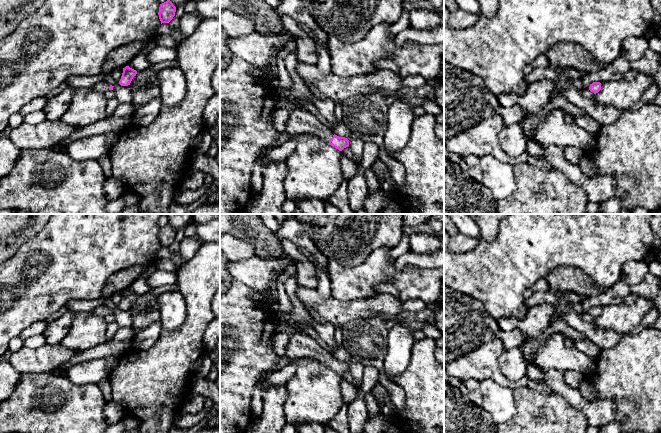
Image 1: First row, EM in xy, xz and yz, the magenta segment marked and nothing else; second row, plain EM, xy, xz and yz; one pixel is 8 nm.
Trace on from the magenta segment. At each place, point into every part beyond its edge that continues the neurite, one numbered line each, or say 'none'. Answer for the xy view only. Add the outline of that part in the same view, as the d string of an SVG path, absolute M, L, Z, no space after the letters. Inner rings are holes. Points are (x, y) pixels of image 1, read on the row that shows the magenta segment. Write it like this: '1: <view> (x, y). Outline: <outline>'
1: xy (102, 86). Outline: M99 81L95 85L93 85L90 89L92 89L94 91L106 93L107 91L109 91L109 87L110 87L110 85L107 82Z

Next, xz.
1: xz (300, 122). Outline: M302 107L291 111L285 132L290 138L301 135L314 135L329 142L334 132L322 124L312 113Z

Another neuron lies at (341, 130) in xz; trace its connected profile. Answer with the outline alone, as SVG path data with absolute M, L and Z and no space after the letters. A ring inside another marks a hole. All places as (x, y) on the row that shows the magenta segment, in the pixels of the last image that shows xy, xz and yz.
M342 121L334 128L334 134L349 140L349 147L353 153L354 162L362 160L364 142L353 136L349 128Z

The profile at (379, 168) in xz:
M378 158L372 166L372 171L377 178L381 178L380 188L389 197L393 197L397 192L397 186L391 177L390 170L387 165Z

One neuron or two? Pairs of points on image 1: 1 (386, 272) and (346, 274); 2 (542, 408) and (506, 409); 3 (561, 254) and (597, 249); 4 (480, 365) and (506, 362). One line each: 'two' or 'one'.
1: one
2: two
3: one
4: two

